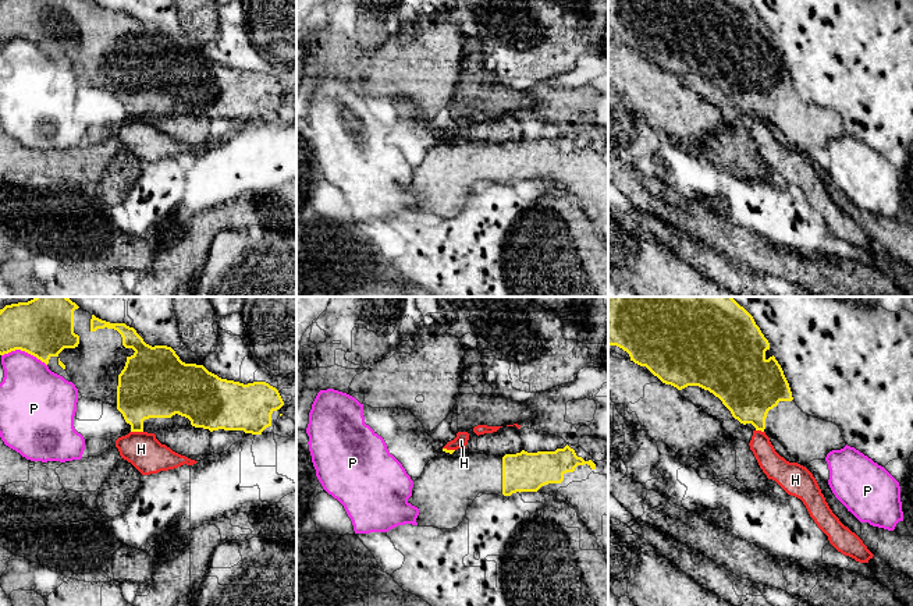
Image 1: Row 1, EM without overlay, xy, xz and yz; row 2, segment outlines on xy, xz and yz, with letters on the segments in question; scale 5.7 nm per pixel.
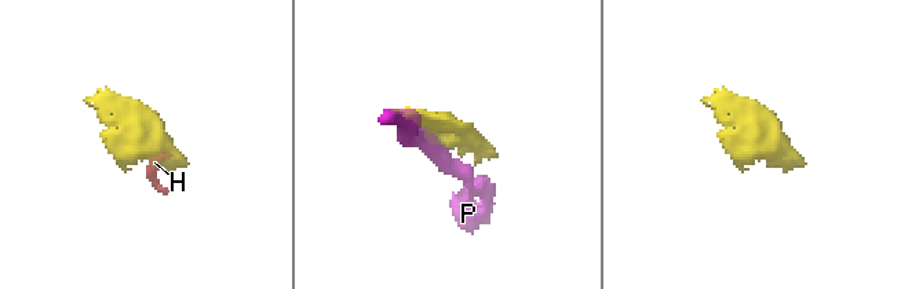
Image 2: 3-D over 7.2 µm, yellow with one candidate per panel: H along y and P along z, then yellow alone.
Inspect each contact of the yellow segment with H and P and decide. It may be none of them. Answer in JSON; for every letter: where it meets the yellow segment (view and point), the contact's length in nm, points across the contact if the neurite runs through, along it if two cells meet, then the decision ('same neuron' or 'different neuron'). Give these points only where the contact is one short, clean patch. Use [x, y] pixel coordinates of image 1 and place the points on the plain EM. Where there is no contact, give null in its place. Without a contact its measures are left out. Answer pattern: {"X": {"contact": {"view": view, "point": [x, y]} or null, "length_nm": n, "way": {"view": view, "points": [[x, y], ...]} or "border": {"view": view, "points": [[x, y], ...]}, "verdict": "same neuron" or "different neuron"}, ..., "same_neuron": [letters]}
{"H": {"contact": {"view": "xy", "point": [137, 119]}, "length_nm": 70, "border": {"view": "xy", "points": [[131, 119], [142, 120]]}, "verdict": "different neuron"}, "P": {"contact": {"view": "xy", "point": [24, 38]}, "length_nm": 280, "verdict": "different neuron"}, "same_neuron": []}

